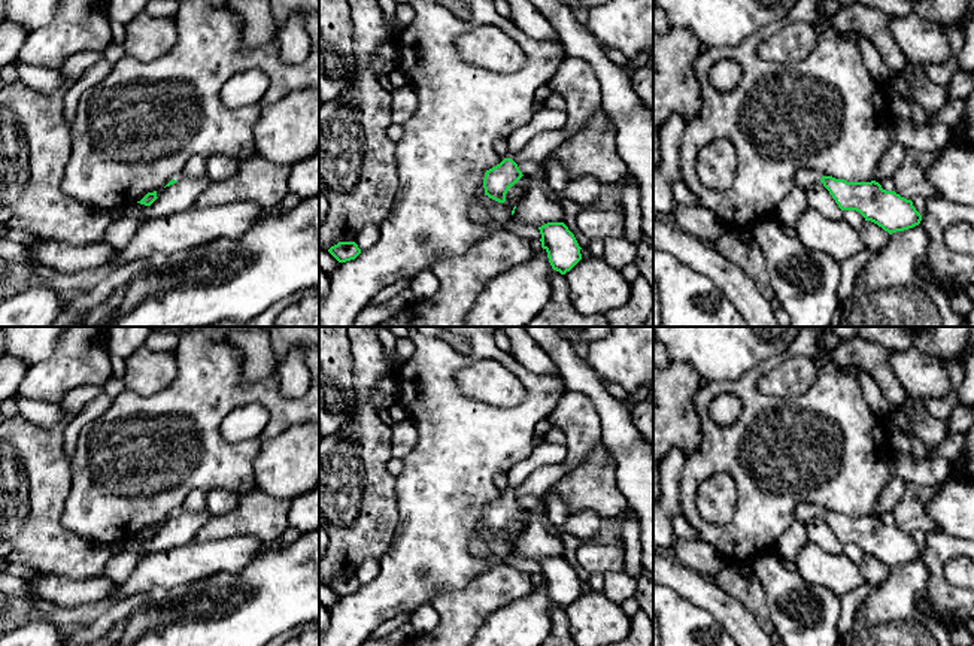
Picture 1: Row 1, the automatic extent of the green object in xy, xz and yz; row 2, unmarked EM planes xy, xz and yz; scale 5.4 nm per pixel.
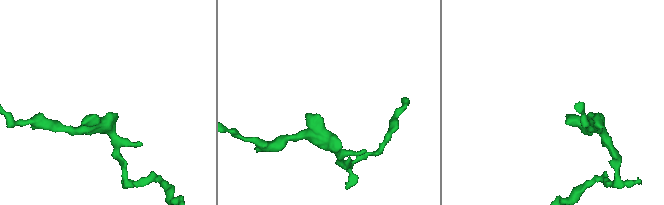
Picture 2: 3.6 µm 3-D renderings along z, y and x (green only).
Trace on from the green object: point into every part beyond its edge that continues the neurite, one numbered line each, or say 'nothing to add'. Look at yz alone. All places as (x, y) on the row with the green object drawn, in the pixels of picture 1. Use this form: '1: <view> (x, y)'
1: yz (804, 178)

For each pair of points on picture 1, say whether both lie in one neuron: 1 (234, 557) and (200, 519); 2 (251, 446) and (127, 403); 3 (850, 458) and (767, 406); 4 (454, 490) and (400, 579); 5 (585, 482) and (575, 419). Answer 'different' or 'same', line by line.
1: different
2: same
3: same
4: same
5: different

